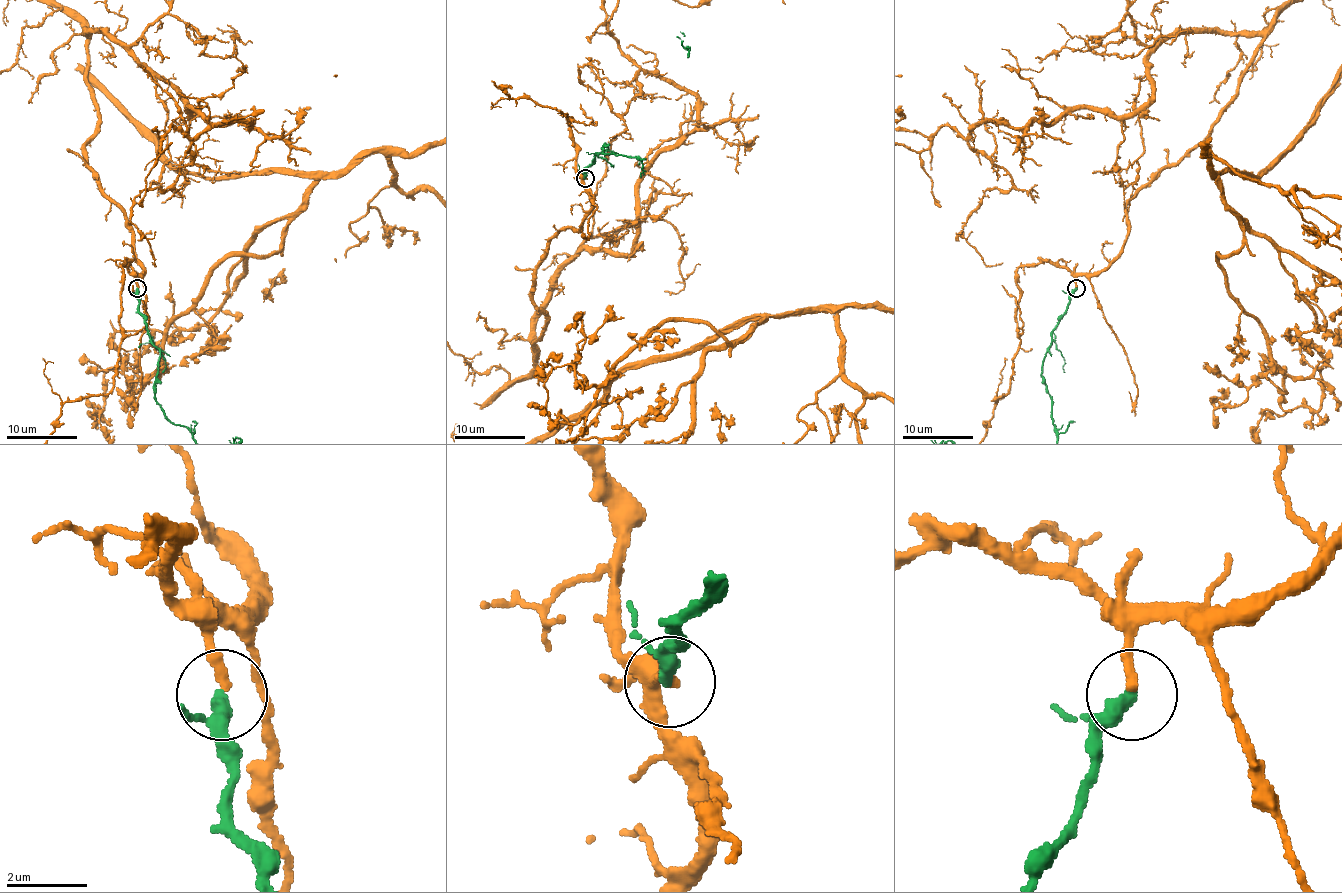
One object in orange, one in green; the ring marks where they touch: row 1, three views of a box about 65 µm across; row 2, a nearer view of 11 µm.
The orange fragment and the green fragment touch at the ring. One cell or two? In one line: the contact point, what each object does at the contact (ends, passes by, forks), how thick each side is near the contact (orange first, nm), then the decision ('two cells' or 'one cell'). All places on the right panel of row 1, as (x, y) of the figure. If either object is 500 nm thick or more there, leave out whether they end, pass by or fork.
place (1076, 288); orange ends; green passes by; calibres 260 and 280 nm; one cell

